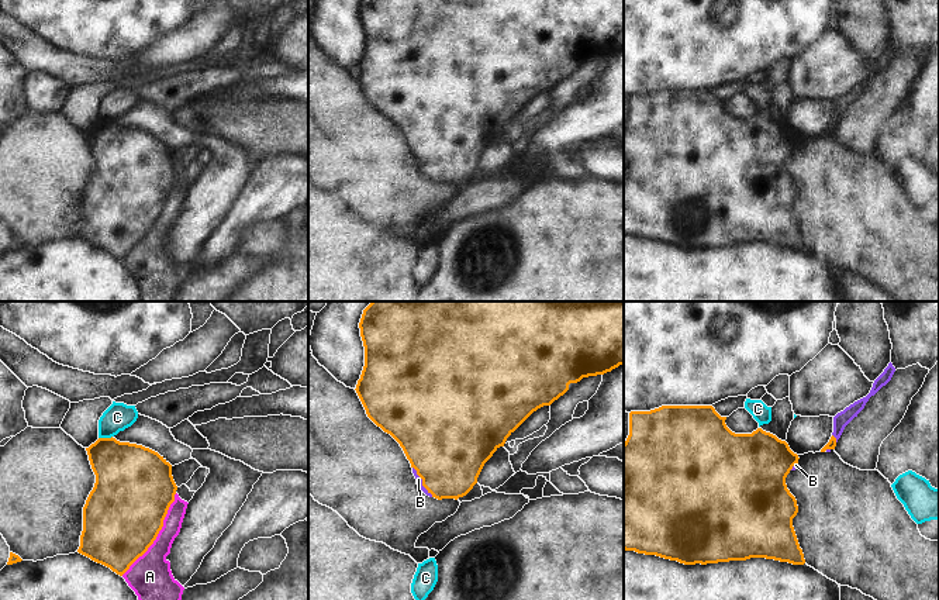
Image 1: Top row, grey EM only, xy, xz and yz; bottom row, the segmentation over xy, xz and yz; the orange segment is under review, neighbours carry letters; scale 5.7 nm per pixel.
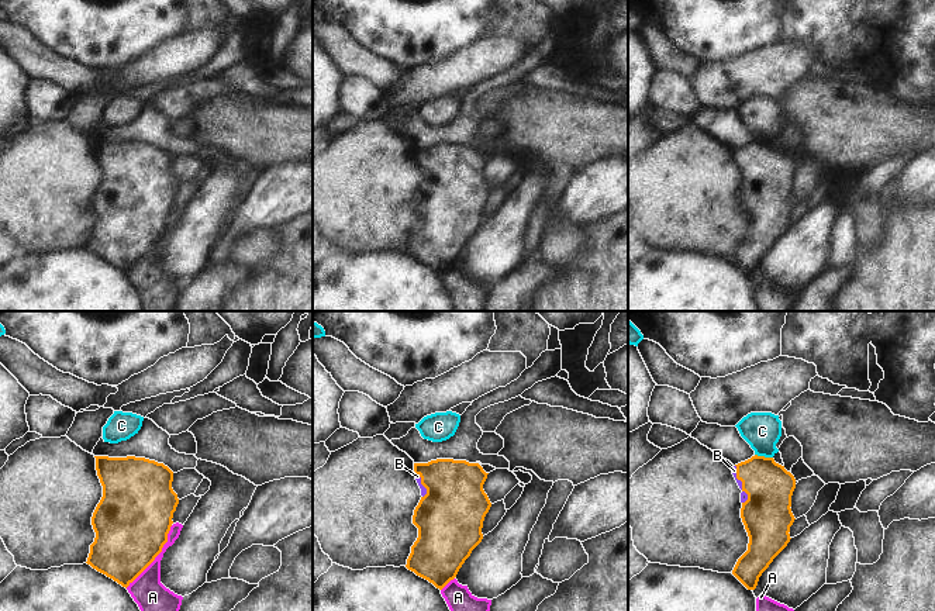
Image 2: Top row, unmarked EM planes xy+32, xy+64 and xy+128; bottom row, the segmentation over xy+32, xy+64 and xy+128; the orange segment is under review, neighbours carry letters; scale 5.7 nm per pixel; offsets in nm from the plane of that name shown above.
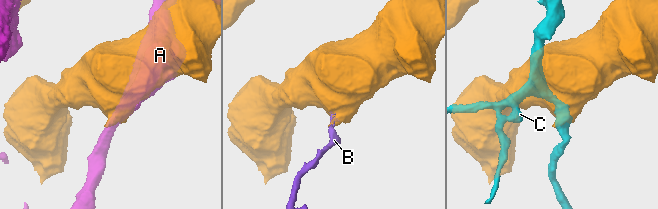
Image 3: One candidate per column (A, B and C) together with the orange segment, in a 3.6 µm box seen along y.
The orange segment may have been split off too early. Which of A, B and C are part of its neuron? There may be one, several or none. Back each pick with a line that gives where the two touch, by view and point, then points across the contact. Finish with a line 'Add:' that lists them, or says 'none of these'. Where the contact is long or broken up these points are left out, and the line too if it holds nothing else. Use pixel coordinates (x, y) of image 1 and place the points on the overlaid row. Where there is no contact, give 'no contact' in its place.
B: xz (423, 482) | across xz (448, 447), (423, 482), (418, 479)
Add: B

